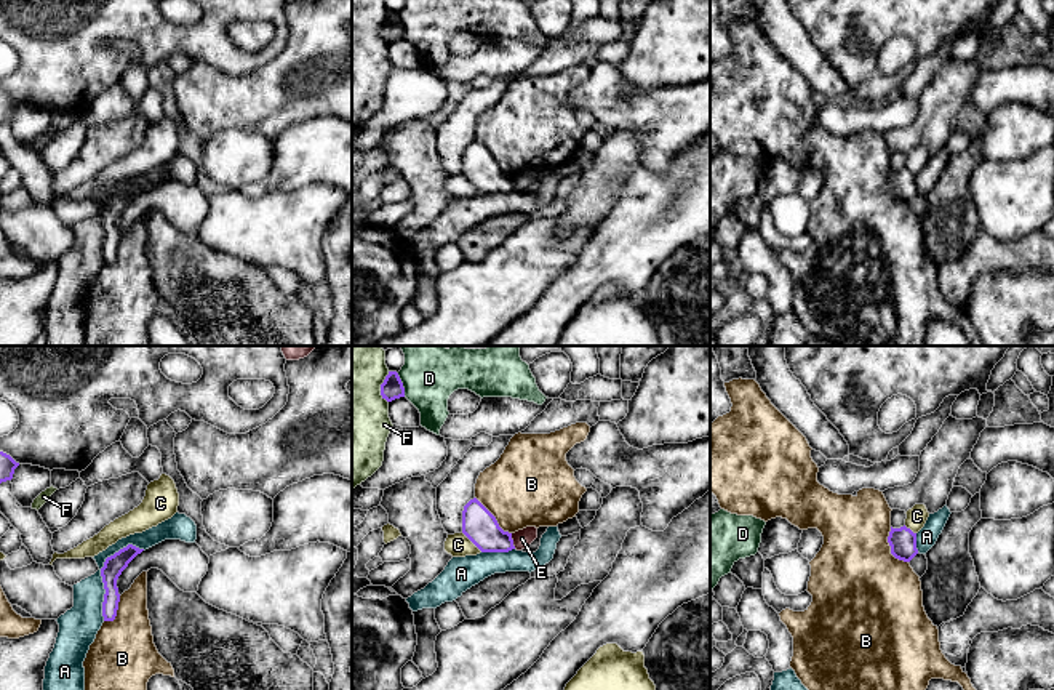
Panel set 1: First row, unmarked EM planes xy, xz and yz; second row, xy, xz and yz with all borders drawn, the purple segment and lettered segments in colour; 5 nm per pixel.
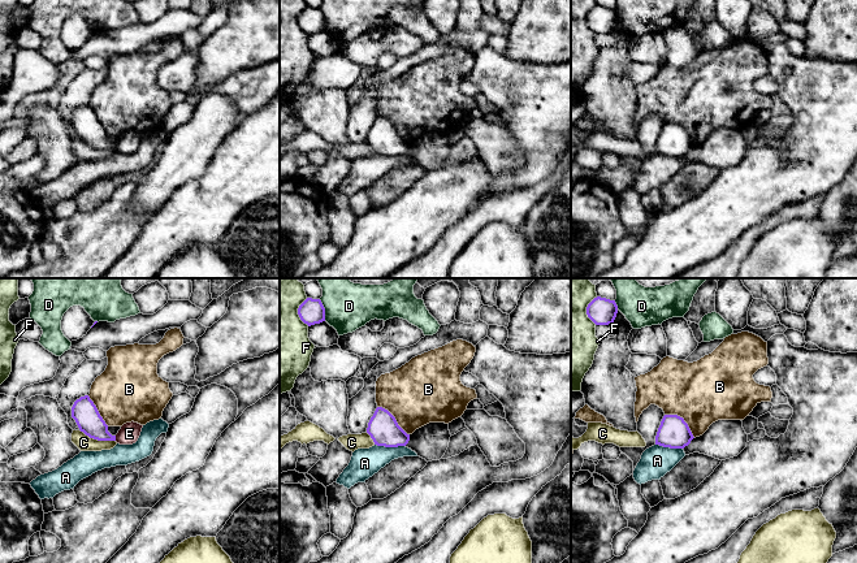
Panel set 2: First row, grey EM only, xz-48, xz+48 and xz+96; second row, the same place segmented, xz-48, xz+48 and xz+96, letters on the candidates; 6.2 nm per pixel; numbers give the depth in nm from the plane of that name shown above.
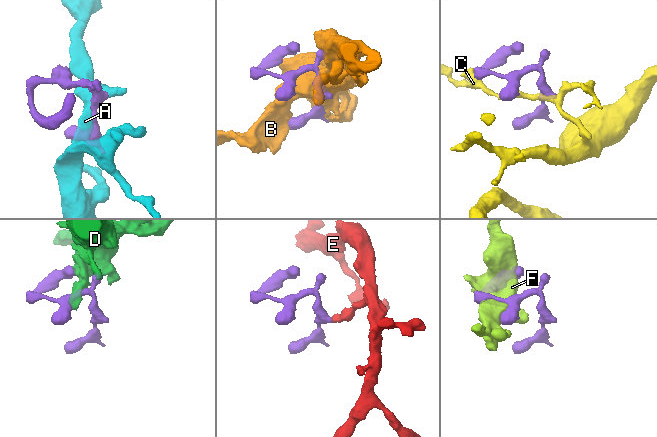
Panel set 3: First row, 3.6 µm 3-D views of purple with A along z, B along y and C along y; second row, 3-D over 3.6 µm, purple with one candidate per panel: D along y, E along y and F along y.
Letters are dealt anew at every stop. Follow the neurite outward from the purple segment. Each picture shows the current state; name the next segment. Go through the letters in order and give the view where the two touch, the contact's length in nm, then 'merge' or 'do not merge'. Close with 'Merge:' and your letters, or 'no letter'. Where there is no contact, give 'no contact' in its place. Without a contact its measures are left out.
A: xy | 420 nm | do not merge
B: yz | 200 nm | do not merge
C: xz | 150 nm | do not merge
D: xz | 130 nm | do not merge
E: xz | 80 nm | do not merge
F: xz | 160 nm | do not merge
Merge: no letter

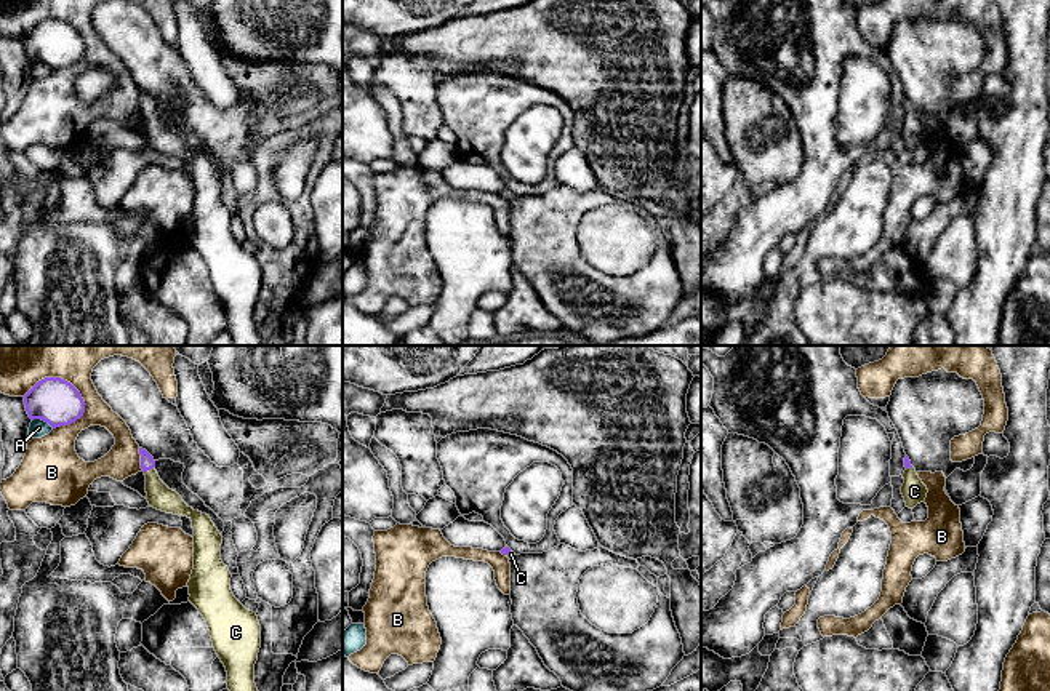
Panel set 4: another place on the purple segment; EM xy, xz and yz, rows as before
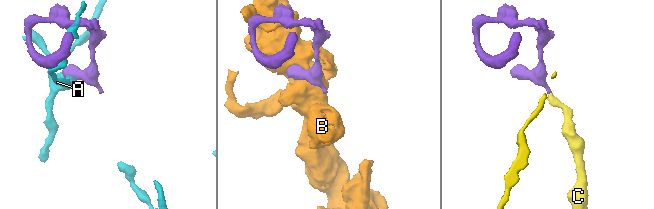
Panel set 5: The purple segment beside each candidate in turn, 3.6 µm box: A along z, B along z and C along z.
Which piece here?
A: xy | 120 nm | do not merge
B: xy | 340 nm | do not merge
C: xy | 70 nm | merge
Merge: C

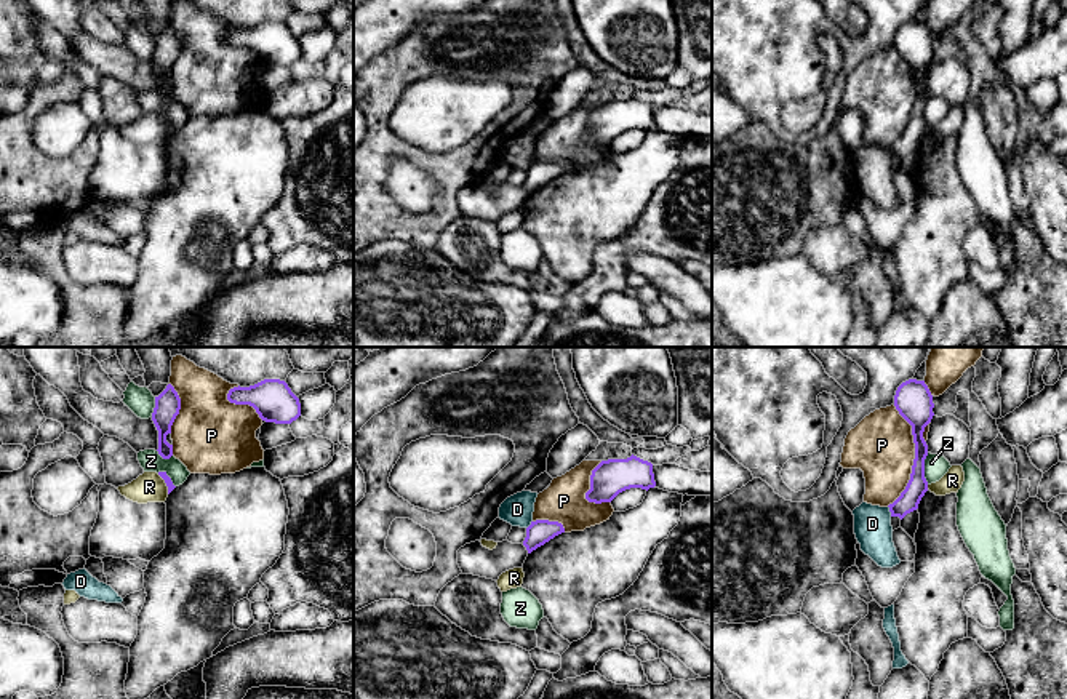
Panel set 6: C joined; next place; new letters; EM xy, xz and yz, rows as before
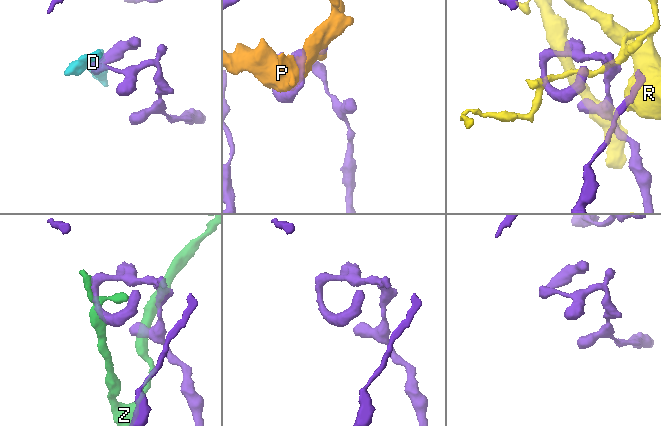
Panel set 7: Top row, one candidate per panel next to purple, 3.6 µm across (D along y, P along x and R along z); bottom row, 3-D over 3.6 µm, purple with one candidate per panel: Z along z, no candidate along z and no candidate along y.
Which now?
D: yz | 60 nm | do not merge
P: yz | 500 nm | do not merge
R: xy | 120 nm | do not merge
Z: yz | 160 nm | do not merge
Merge: no letter

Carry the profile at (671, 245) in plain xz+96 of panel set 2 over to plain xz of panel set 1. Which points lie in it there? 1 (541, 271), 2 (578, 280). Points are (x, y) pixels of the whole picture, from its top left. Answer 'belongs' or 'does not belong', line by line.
1: belongs
2: does not belong

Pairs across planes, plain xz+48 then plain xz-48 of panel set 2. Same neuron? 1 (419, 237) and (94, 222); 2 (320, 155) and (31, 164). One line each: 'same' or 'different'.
1: same
2: different

